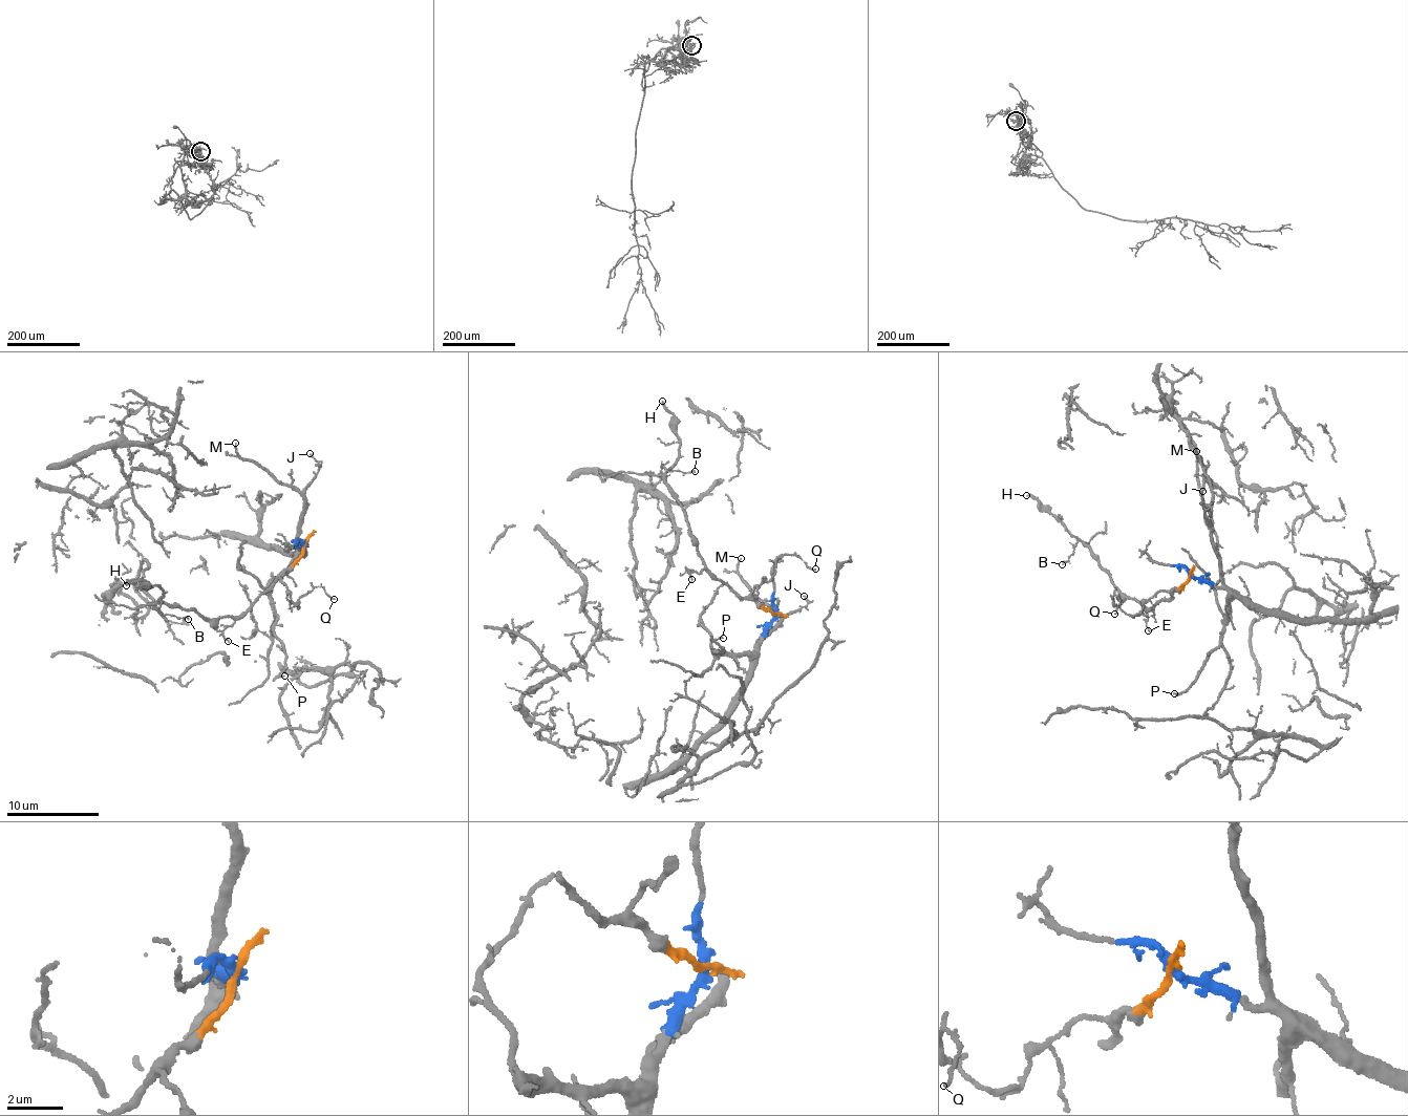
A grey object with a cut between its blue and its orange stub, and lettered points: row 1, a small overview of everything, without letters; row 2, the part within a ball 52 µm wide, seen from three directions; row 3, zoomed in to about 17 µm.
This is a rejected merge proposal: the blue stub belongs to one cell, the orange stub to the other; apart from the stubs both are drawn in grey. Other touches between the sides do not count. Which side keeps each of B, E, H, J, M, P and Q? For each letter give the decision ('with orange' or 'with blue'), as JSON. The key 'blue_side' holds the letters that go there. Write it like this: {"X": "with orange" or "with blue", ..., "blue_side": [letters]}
{"B": "with orange", "E": "with orange", "H": "with orange", "J": "with blue", "M": "with blue", "P": "with blue", "Q": "with orange", "blue_side": ["J", "M", "P"]}

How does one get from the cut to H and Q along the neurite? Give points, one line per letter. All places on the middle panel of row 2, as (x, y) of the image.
H: (775, 613), (734, 593), (697, 550), (667, 481), (666, 471), (680, 448), (662, 401)
Q: (775, 613), (762, 606), (752, 589), (767, 580), (775, 561), (788, 554), (815, 570)

